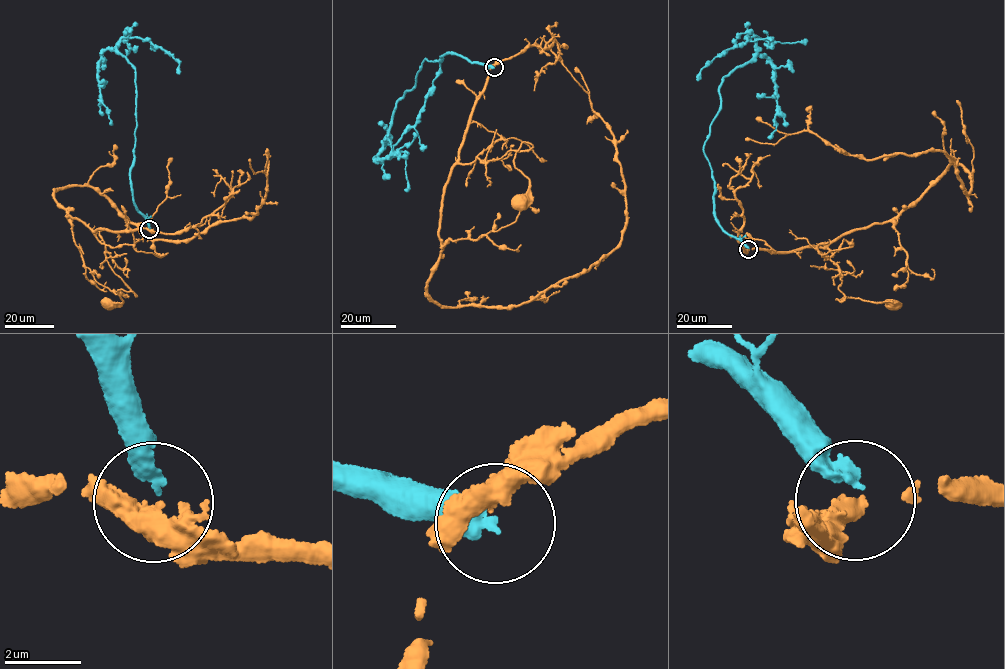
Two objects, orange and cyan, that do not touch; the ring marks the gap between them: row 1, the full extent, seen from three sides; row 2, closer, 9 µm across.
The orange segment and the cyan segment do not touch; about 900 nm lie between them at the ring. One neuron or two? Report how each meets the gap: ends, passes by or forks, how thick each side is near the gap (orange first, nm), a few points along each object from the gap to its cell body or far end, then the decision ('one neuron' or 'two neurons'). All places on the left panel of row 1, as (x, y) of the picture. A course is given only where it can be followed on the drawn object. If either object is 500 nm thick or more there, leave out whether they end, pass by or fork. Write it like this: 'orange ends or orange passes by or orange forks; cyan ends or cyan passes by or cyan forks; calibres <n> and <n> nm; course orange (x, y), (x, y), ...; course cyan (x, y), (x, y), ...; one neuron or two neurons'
orange passes by; cyan ends; calibres 440 and 300 nm; course orange (149, 230), (93, 232), (105, 245), (113, 273), (136, 295), (119, 290), (123, 302), (107, 304); course cyan (149, 228), (131, 187), (135, 73), (117, 49), (120, 40), (136, 36), (165, 50), (179, 64), (179, 74); two neurons

